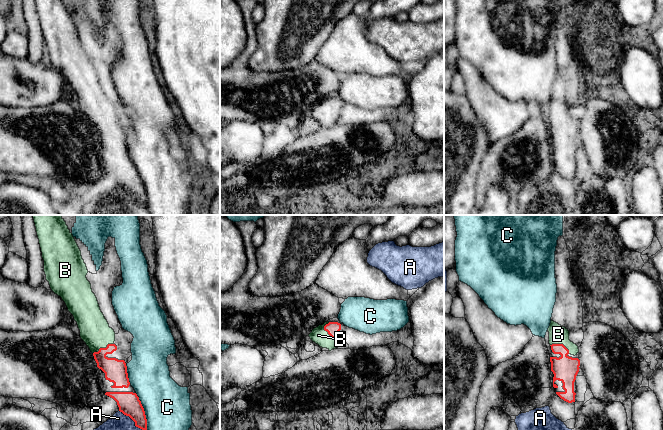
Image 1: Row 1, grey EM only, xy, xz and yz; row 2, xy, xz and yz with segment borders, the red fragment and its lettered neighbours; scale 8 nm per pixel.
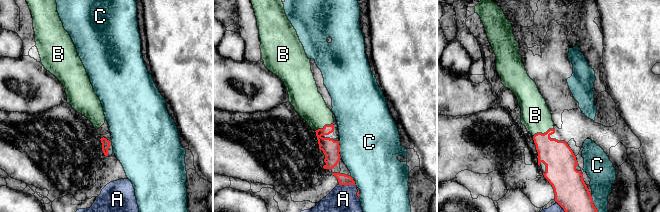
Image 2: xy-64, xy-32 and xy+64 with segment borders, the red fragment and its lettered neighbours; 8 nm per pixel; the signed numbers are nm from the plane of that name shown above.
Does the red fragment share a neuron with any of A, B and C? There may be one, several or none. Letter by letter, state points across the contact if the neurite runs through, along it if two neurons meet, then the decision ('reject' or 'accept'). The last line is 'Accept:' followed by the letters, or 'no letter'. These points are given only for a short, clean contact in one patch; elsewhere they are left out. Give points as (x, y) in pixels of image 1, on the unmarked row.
A: reject
B: runs through xz (332, 104), (327, 107), (323, 111), (318, 111); accept
C: reject
Accept: B

